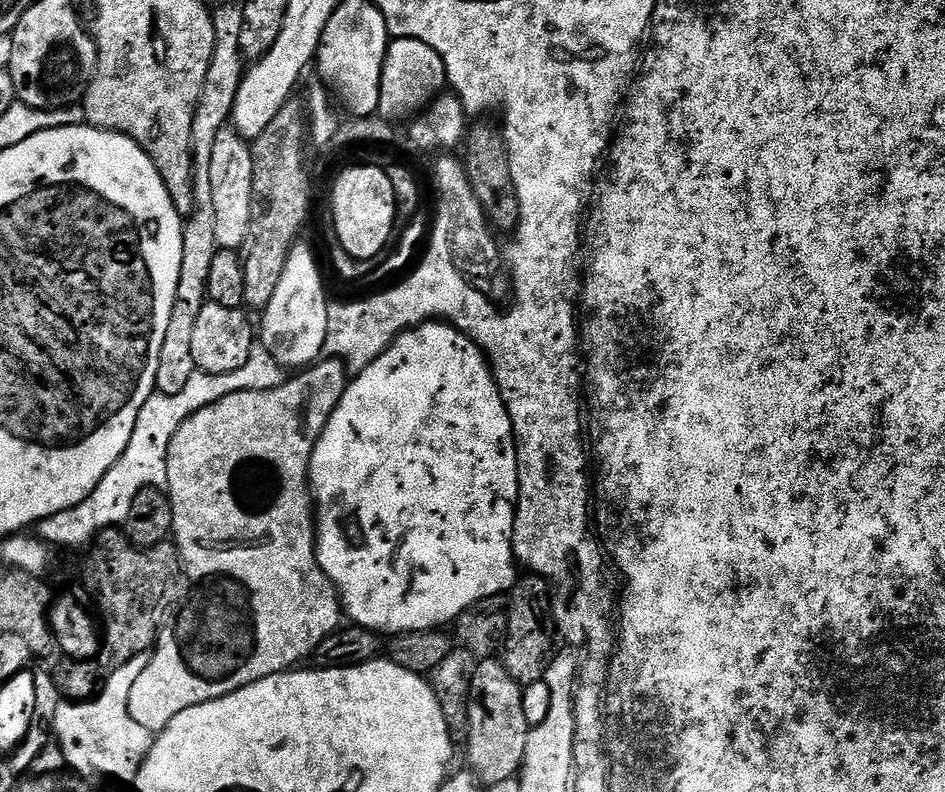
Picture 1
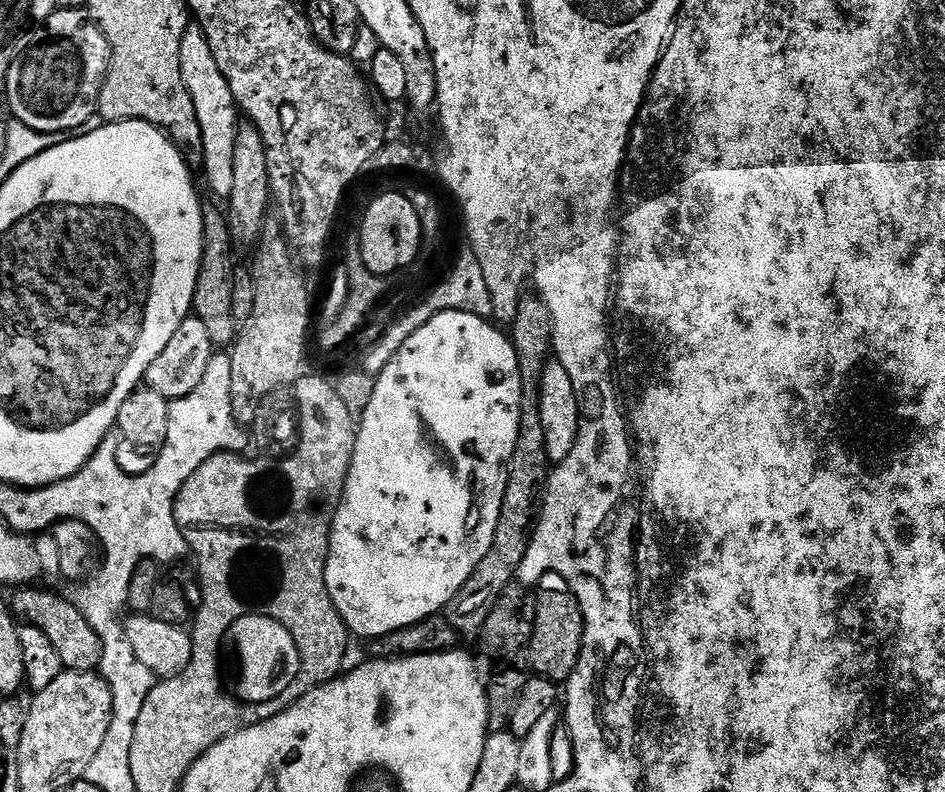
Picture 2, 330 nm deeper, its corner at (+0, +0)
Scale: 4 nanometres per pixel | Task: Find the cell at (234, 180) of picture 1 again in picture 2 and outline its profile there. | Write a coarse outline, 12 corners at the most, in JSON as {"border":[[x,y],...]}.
{"border":[[199,26],[182,38],[182,82],[202,126],[202,173],[227,201],[234,94]]}

